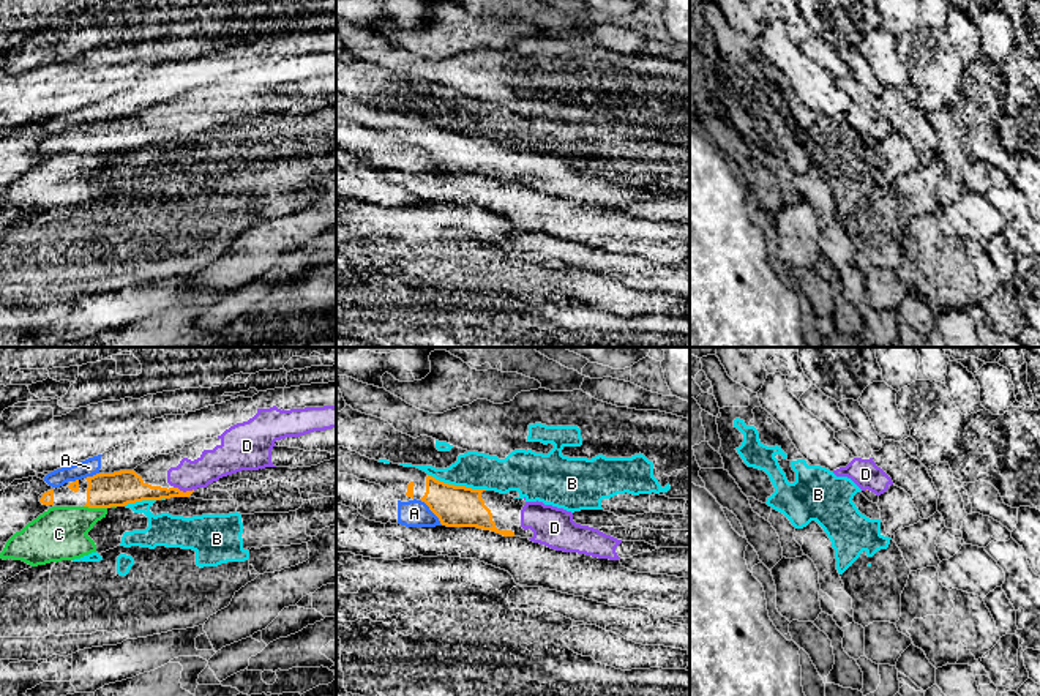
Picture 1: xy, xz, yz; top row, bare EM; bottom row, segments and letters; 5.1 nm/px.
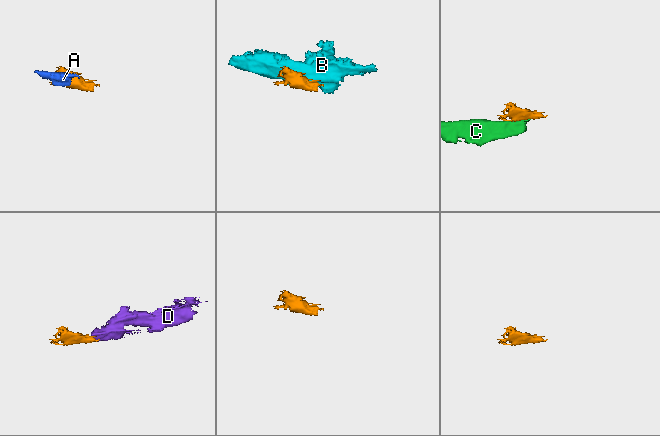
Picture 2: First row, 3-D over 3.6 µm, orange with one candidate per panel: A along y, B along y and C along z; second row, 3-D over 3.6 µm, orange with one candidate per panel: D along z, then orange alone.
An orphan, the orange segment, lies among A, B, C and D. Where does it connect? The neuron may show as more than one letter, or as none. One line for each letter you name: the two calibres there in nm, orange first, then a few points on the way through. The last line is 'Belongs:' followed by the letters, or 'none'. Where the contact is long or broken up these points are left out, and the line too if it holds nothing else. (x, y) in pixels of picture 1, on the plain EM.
D: 110 nm thick on the orange side, 160 nm on the other; runs through xy (138, 138), (187, 138), (209, 114), (224, 106)
Belongs: D

